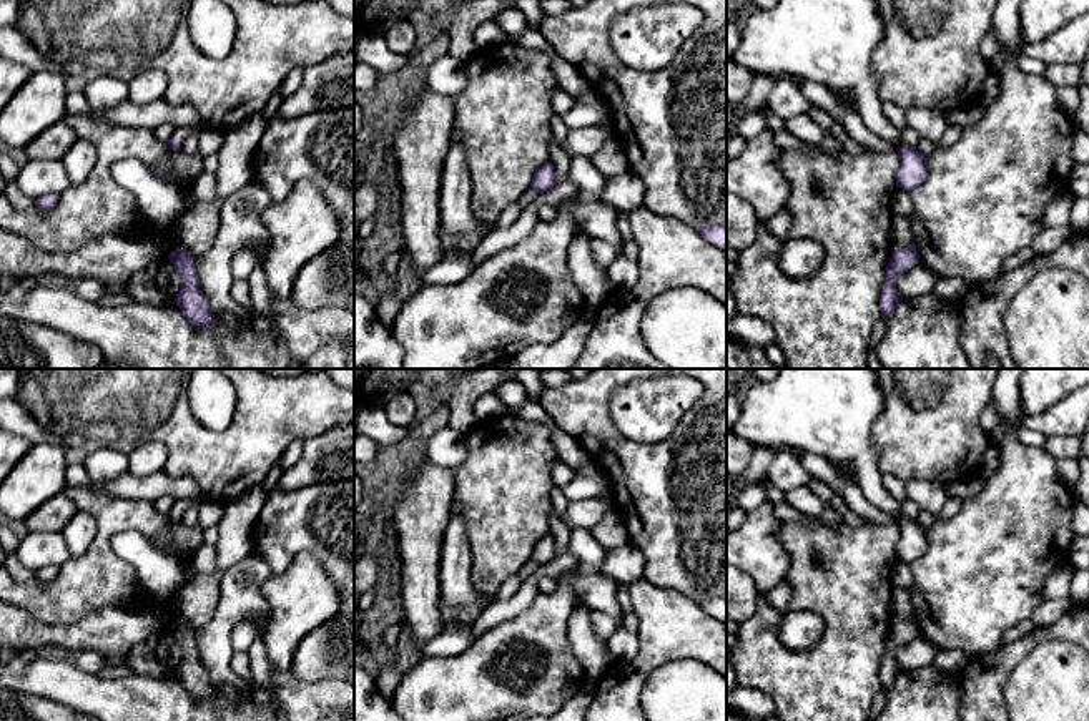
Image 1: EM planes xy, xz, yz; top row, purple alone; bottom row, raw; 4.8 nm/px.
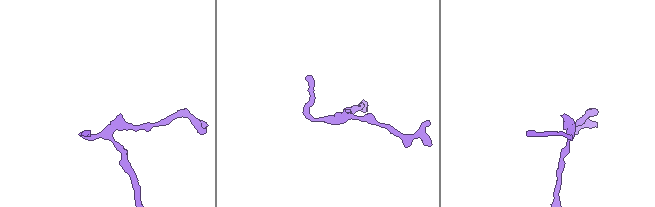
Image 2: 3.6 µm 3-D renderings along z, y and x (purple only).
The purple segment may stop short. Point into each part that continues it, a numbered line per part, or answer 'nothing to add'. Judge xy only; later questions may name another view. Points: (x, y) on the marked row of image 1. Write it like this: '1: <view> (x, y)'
1: xy (180, 133)

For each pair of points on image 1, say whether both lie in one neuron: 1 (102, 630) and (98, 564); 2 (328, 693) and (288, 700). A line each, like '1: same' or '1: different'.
1: different
2: same

